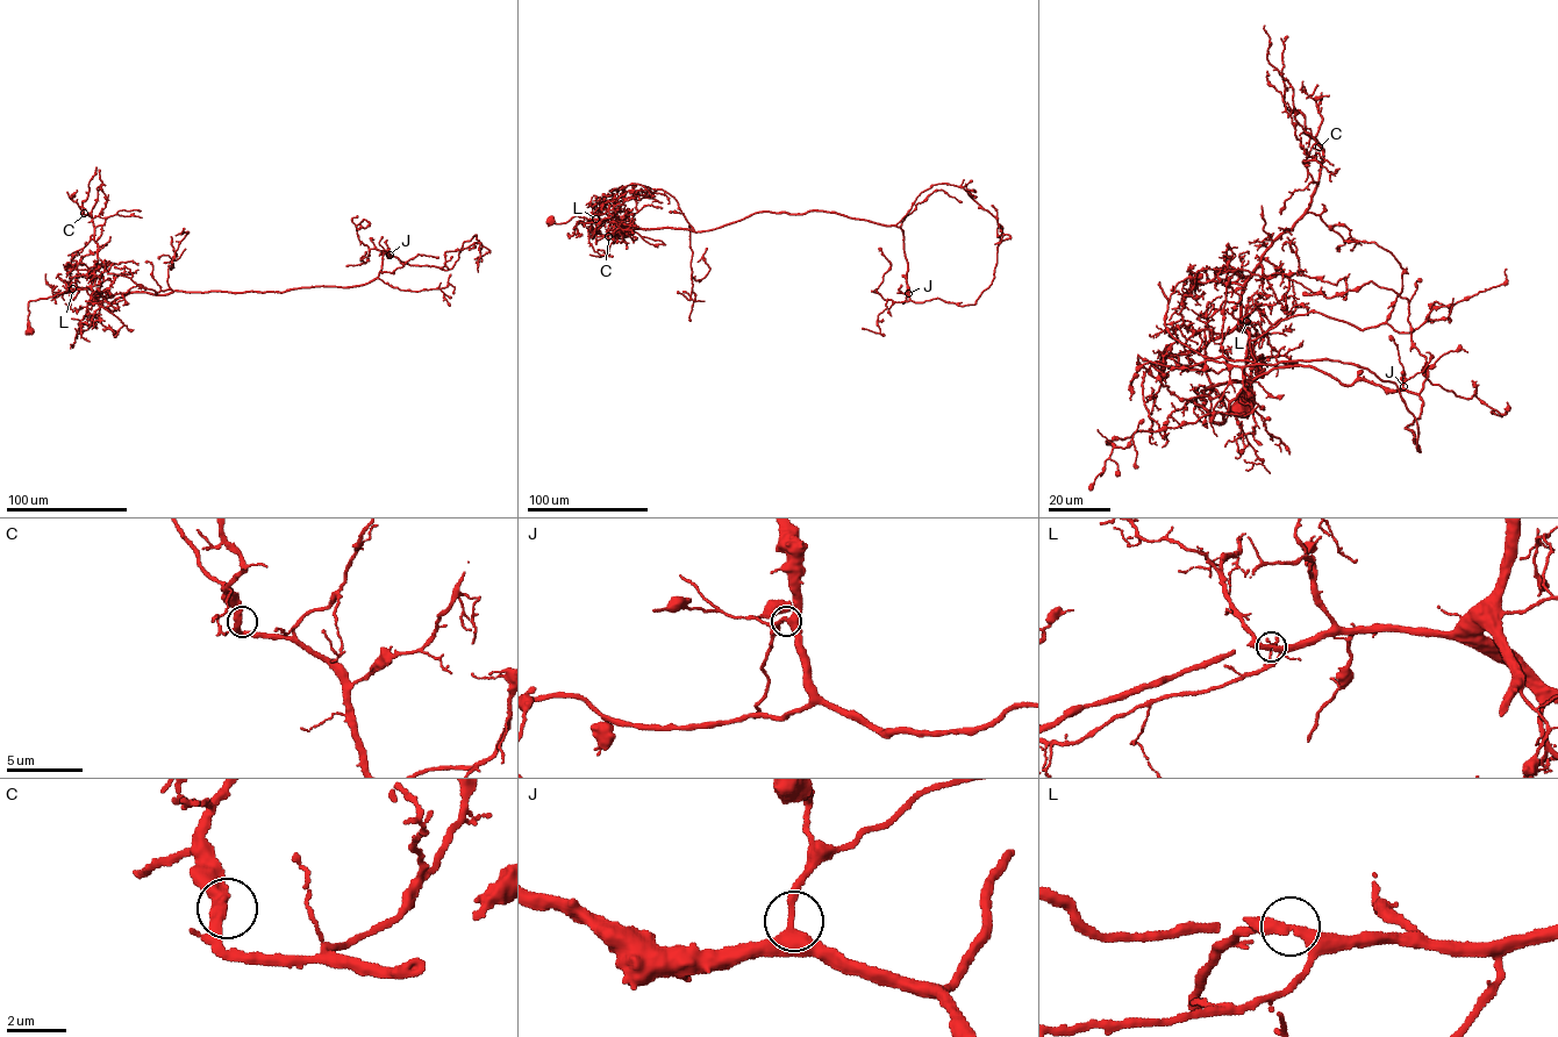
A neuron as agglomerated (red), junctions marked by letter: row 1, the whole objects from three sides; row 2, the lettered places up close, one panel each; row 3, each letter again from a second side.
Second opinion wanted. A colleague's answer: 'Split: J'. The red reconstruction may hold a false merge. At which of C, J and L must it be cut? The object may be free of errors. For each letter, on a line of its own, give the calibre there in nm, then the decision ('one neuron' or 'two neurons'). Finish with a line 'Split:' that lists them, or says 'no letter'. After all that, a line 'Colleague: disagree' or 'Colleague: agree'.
C: 360 nm | one neuron
J: 340 nm | one neuron
L: 360 nm | one neuron
Split: no letter
Colleague: disagree

